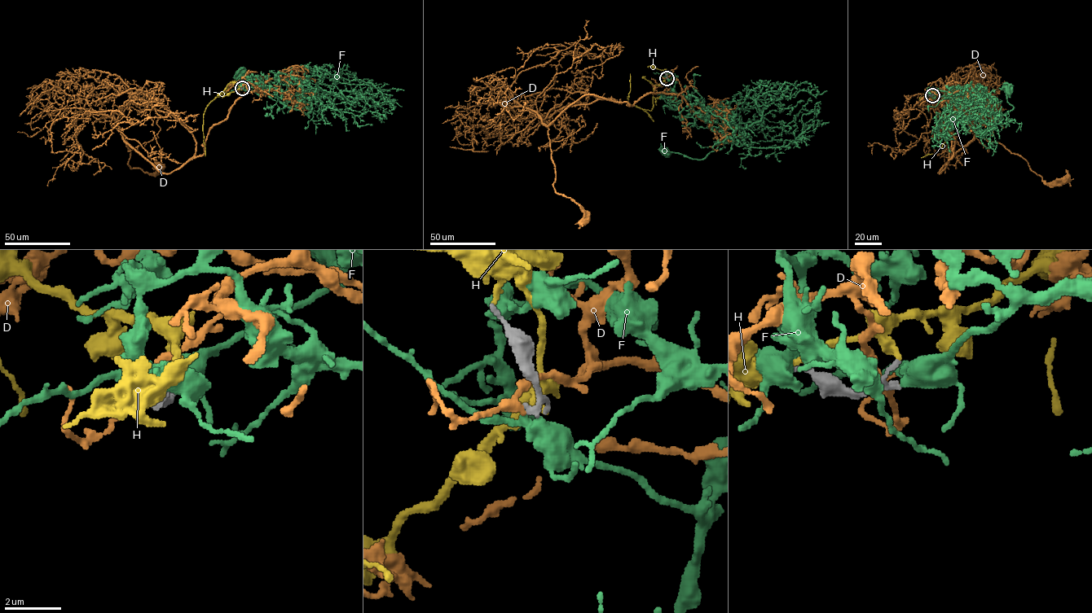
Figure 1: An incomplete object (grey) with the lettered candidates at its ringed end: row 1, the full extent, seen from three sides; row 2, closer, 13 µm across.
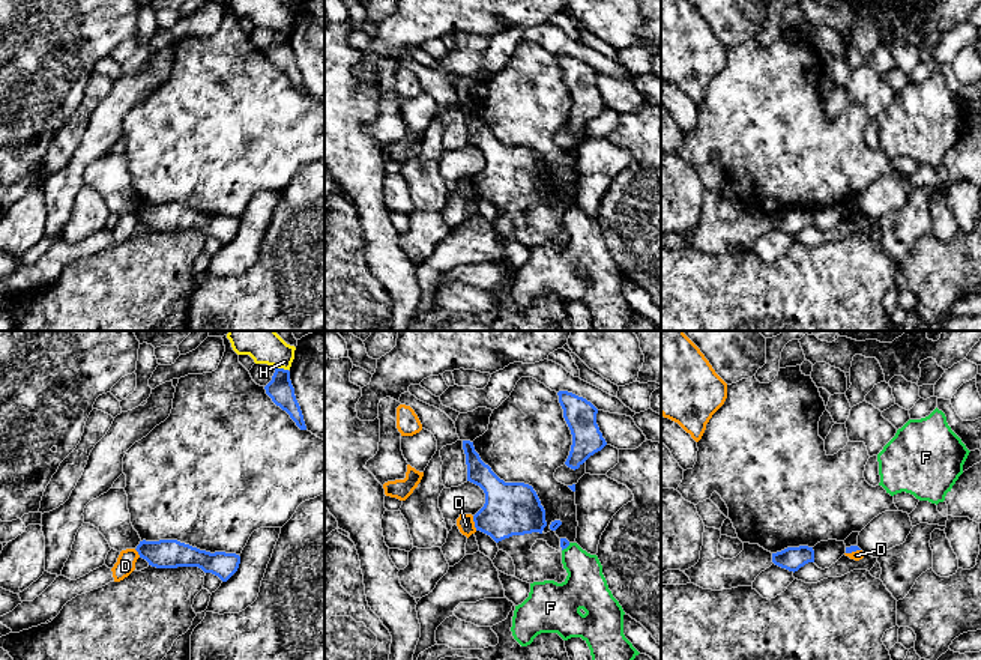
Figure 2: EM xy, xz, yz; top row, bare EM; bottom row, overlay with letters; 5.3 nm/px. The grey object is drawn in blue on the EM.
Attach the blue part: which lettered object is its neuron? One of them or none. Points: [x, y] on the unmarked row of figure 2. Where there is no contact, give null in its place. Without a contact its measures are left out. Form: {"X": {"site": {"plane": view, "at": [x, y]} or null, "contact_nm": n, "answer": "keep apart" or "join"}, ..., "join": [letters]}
{"D": {"site": {"plane": "xz", "at": [475, 187]}, "contact_nm": 80, "answer": "keep apart"}, "F": {"site": {"plane": "xz", "at": [565, 211]}, "contact_nm": 60, "answer": "keep apart"}, "H": {"site": {"plane": "xy", "at": [281, 32]}, "contact_nm": 70, "answer": "keep apart"}, "join": []}

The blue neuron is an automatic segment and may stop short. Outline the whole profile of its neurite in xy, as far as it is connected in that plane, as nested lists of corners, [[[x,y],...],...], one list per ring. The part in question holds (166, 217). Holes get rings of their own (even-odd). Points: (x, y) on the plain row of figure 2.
[[[177,203],[140,204],[140,221],[156,232],[198,230],[227,245],[239,232],[240,219],[225,215],[206,215]]]

